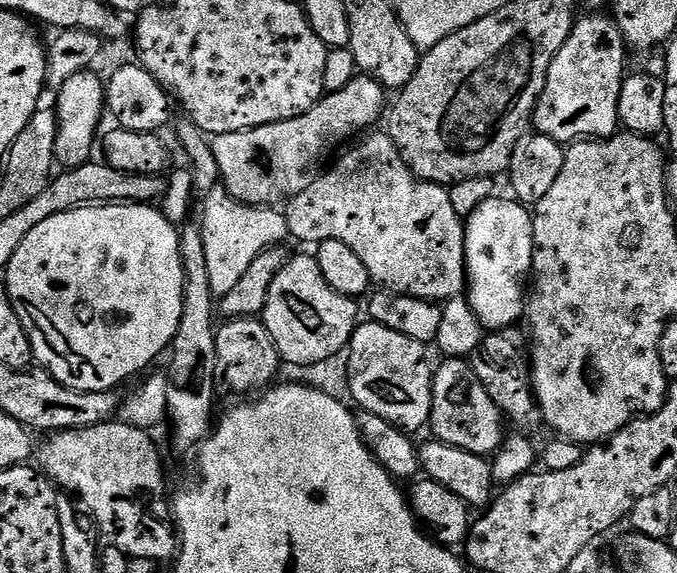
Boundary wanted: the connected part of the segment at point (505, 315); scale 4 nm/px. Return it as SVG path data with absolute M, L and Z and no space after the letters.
M493 198L482 202L464 225L464 267L466 269L466 299L474 315L488 330L508 330L511 324L521 323L526 312L526 284L532 271L534 230L532 212L515 199Z

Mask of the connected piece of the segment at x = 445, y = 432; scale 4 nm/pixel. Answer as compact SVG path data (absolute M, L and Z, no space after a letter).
M448 358L443 362L445 364L437 367L432 374L431 435L445 444L479 456L487 457L495 453L506 436L506 431L500 425L500 408L490 400L467 359Z

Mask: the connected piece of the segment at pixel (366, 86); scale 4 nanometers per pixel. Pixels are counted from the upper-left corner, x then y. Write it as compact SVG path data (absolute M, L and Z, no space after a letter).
M358 74L342 90L321 96L310 111L298 118L211 137L224 192L241 204L255 206L276 206L279 200L287 202L302 194L325 167L323 156L327 152L334 151L343 140L359 137L385 115L384 95L385 89L376 80Z

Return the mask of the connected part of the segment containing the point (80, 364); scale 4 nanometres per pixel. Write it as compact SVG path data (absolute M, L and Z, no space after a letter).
M98 204L54 214L54 218L46 218L46 222L34 226L34 230L26 234L22 246L18 246L18 250L14 250L14 258L10 258L6 275L8 297L14 306L14 314L18 314L18 322L22 322L30 338L35 363L58 382L79 392L111 392L119 389L119 384L126 383L131 376L139 372L147 373L153 367L151 364L163 352L165 355L171 349L172 339L178 334L178 322L182 322L184 267L180 253L180 233L177 225L172 224L159 207L151 204Z

